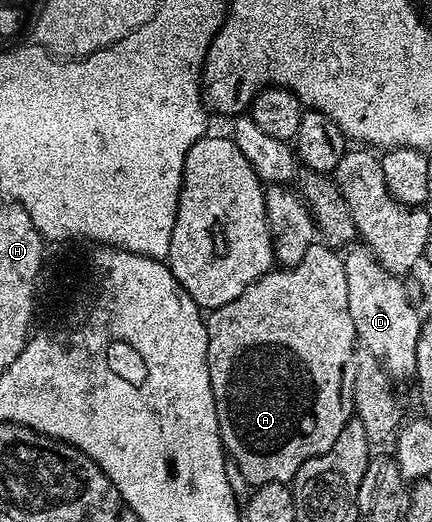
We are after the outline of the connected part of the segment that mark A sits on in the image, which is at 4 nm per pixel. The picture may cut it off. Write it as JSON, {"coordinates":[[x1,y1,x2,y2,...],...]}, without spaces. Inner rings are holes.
{"coordinates":[[323,242,314,243,310,246,310,250,306,250,306,254,302,257,302,262,298,262,298,266,270,270,265,276,260,276,253,284,246,286,246,290,242,290,242,294,238,294,238,298,234,298,234,302,226,302,226,306,218,306,217,308,211,309,207,313,206,323,208,325,208,369,210,370,210,386,214,390,214,410,218,418,218,430,220,431,220,440,224,444,225,453,238,464,238,468,242,470,243,477,252,486,262,484,288,484,295,480,298,474,298,466,302,466,302,462,306,462,318,454,326,454,326,450,330,450,330,446,334,446,334,441,338,438,338,434,342,434,342,426,346,426,346,422,353,419,354,416,352,399,354,398,354,366,356,365,358,341,356,331,354,330,354,318,350,318,350,302,346,298,346,270,344,269,343,255,337,249,329,248]]}

